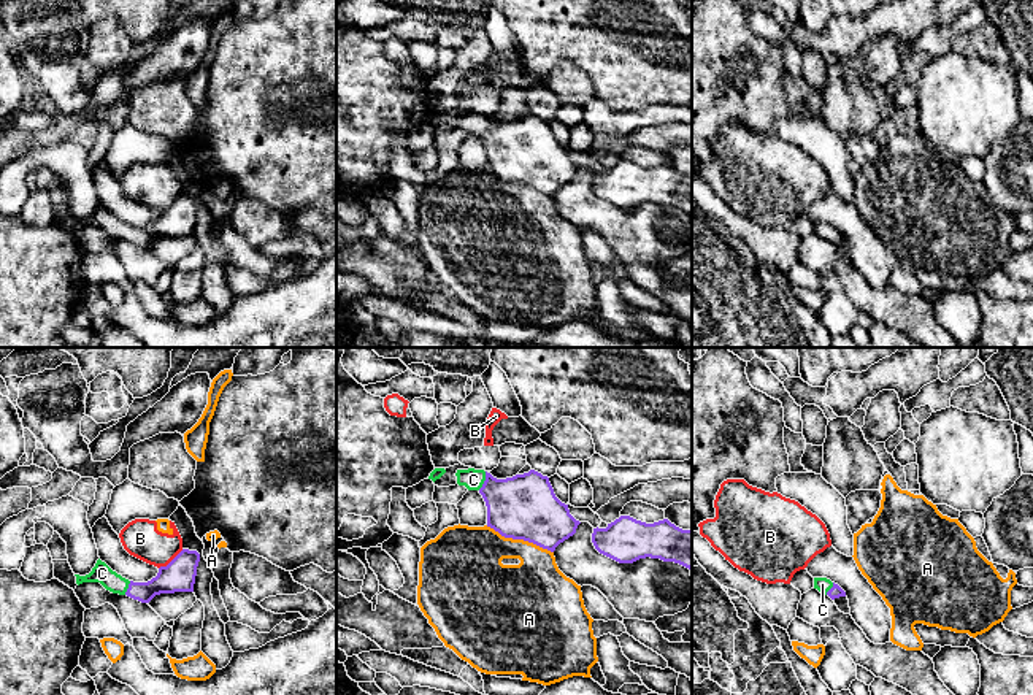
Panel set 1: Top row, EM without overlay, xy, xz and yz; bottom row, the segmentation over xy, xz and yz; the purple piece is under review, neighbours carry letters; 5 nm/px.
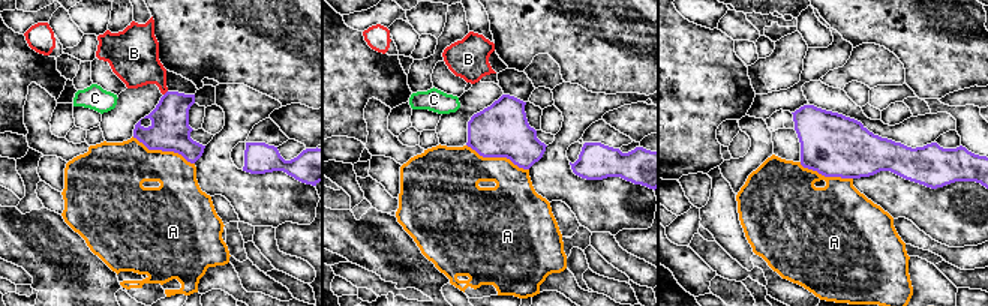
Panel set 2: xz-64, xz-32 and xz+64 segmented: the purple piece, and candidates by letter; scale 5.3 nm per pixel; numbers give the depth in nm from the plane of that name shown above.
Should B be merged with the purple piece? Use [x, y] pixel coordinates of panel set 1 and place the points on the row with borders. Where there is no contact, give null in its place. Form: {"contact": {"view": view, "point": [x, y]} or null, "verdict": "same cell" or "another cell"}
{"contact": {"view": "xy", "point": [172, 560]}, "verdict": "another cell"}

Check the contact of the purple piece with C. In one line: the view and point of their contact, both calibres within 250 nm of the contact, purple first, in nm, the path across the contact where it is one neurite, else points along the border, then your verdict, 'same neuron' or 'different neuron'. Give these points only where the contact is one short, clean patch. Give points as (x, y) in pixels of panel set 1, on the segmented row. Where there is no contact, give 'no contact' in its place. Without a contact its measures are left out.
meets purple in xz at (484, 481); 320 nm thick on the purple side, 110 nm on the other; runs through xz (524, 506), (511, 503), (484, 481), (473, 479); same neuron

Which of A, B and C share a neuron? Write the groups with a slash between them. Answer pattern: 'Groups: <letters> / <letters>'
Groups: A B / C

